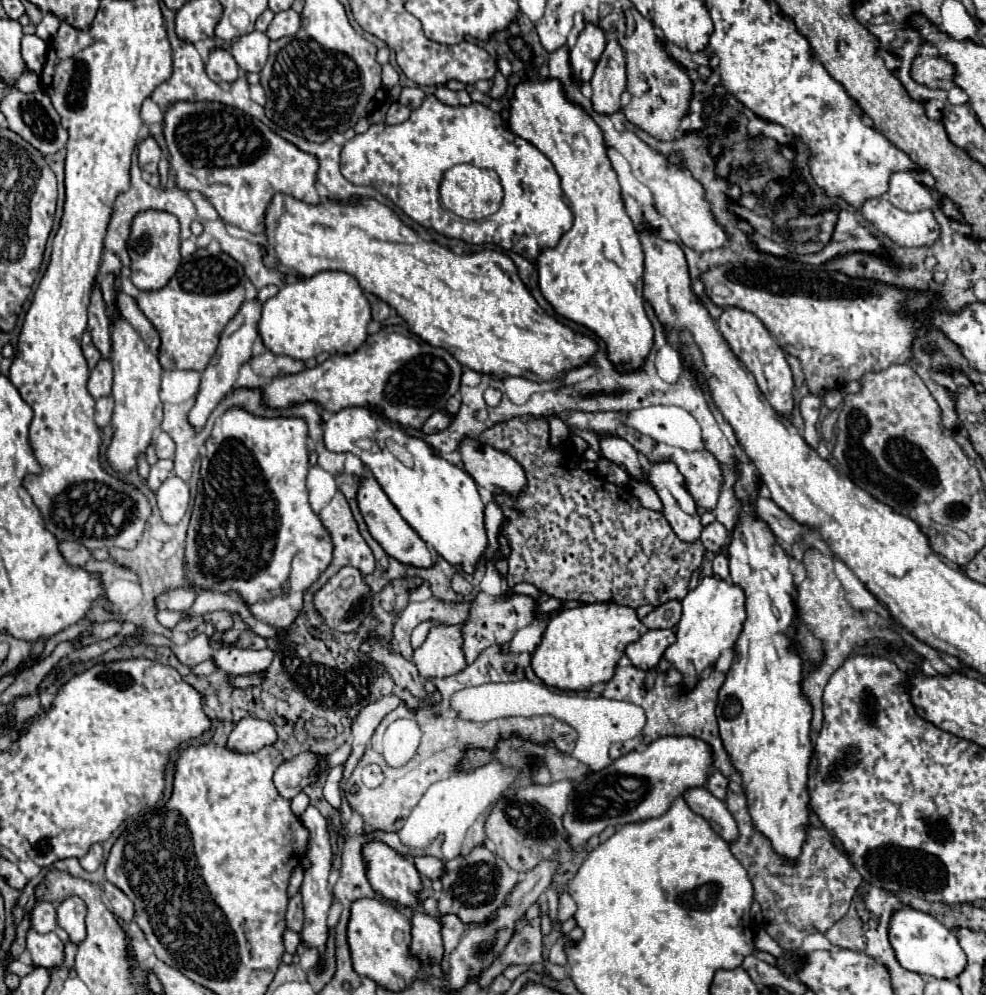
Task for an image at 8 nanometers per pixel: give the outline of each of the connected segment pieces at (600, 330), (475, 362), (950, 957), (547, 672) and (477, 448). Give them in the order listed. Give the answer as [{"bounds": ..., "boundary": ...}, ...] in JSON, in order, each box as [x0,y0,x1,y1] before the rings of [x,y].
[{"bounds":[508,37,654,371],"boundary":[[[510,37],[508,45],[514,51],[514,55],[526,63],[526,77],[514,87],[510,99],[510,119],[508,119],[510,129],[516,135],[524,137],[526,141],[534,143],[554,163],[562,179],[564,197],[568,199],[574,211],[572,229],[562,235],[556,247],[542,249],[542,253],[536,257],[540,289],[562,317],[588,327],[590,331],[594,331],[598,337],[606,341],[610,359],[618,371],[638,369],[644,357],[648,355],[648,351],[652,349],[652,335],[654,335],[652,323],[644,313],[644,297],[642,297],[644,253],[642,253],[638,231],[632,225],[630,217],[626,215],[618,175],[612,169],[612,163],[606,155],[602,129],[580,105],[566,99],[564,87],[558,79],[538,79],[538,71],[532,67],[534,51],[524,43],[522,37]]]},{"bounds":[266,195,598,383],"boundary":[[[274,195],[266,211],[266,265],[276,267],[284,275],[312,277],[320,271],[344,271],[358,279],[360,287],[368,293],[390,303],[398,315],[408,323],[408,329],[422,341],[446,349],[464,367],[492,375],[496,379],[524,377],[536,383],[554,381],[560,383],[562,377],[586,365],[598,351],[598,343],[582,333],[576,333],[568,325],[550,317],[528,293],[526,285],[518,277],[514,261],[494,249],[482,249],[478,253],[456,255],[454,251],[418,237],[410,227],[406,227],[392,209],[374,201],[360,199],[358,203],[342,201],[322,201],[320,205],[302,203],[290,195]]]},{"bounds":[890,907,966,979],"boundary":[[[912,907],[900,909],[892,915],[890,943],[896,951],[900,965],[920,975],[930,973],[936,979],[956,979],[966,967],[966,955],[958,945],[956,935],[950,929],[946,929],[936,917]]]},{"bounds":[532,603,642,691],"boundary":[[[592,603],[562,609],[550,617],[542,641],[532,653],[532,669],[544,685],[562,691],[588,691],[590,687],[612,679],[626,645],[640,639],[640,629],[642,623],[636,609],[618,603]]]},{"bounds":[460,439,526,495],"boundary":[[[466,439],[460,447],[460,455],[472,479],[494,495],[520,495],[526,491],[526,473],[510,455],[478,439]]]}]

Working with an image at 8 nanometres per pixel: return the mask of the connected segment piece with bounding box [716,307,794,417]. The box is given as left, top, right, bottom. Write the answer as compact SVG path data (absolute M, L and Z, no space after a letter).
M728 307L724 309L724 313L718 317L716 321L720 333L724 335L724 339L728 341L732 353L748 367L748 371L756 377L756 383L760 387L760 391L764 393L764 397L768 399L768 403L780 413L790 417L790 411L794 407L792 401L792 389L794 389L794 381L792 381L792 371L786 363L786 355L784 351L778 347L778 343L772 339L770 331L764 327L764 323L750 311L738 309L738 307Z

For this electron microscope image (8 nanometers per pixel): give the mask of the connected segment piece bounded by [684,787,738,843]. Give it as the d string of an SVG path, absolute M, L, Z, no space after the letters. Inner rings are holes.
M688 789L684 793L686 803L702 817L708 819L708 823L712 825L712 829L726 841L732 843L734 839L738 839L738 825L736 819L732 817L732 813L728 811L726 803L716 799L708 789Z

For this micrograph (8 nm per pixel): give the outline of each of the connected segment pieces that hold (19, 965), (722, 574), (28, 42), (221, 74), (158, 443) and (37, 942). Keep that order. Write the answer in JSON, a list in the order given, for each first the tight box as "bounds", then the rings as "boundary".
[{"bounds":[5,960,33,978],"boundary":[[[19,960],[12,961],[5,970],[5,975],[8,975],[10,973],[17,974],[19,978],[22,978],[29,974],[33,969],[33,966],[26,965]]]},{"bounds":[712,553,730,579],"boundary":[[[720,553],[720,555],[714,557],[712,567],[714,567],[714,575],[720,577],[720,579],[726,579],[730,575],[730,571],[728,571],[728,557],[724,553]]]},{"bounds":[22,35,48,73],"boundary":[[[24,35],[24,39],[22,39],[22,57],[24,57],[30,71],[34,71],[34,73],[42,71],[46,51],[48,51],[48,43],[42,41],[38,35]]]},{"bounds":[206,47,238,83],"boundary":[[[214,47],[210,51],[208,63],[206,63],[206,73],[212,81],[220,83],[232,83],[238,77],[238,65],[234,63],[234,57],[230,55],[230,51],[222,49],[222,47]]]},{"bounds":[154,431,176,459],"boundary":[[[158,431],[156,433],[156,439],[154,439],[154,447],[156,447],[156,455],[160,459],[172,459],[174,457],[176,445],[174,445],[174,441],[172,441],[172,437],[168,433]]]},{"bounds":[26,931,64,969],"boundary":[[[28,931],[26,937],[28,943],[28,951],[32,955],[32,961],[36,967],[44,967],[44,969],[54,969],[62,965],[64,959],[64,943],[60,941],[60,937],[56,933],[36,933],[36,931]]]}]

